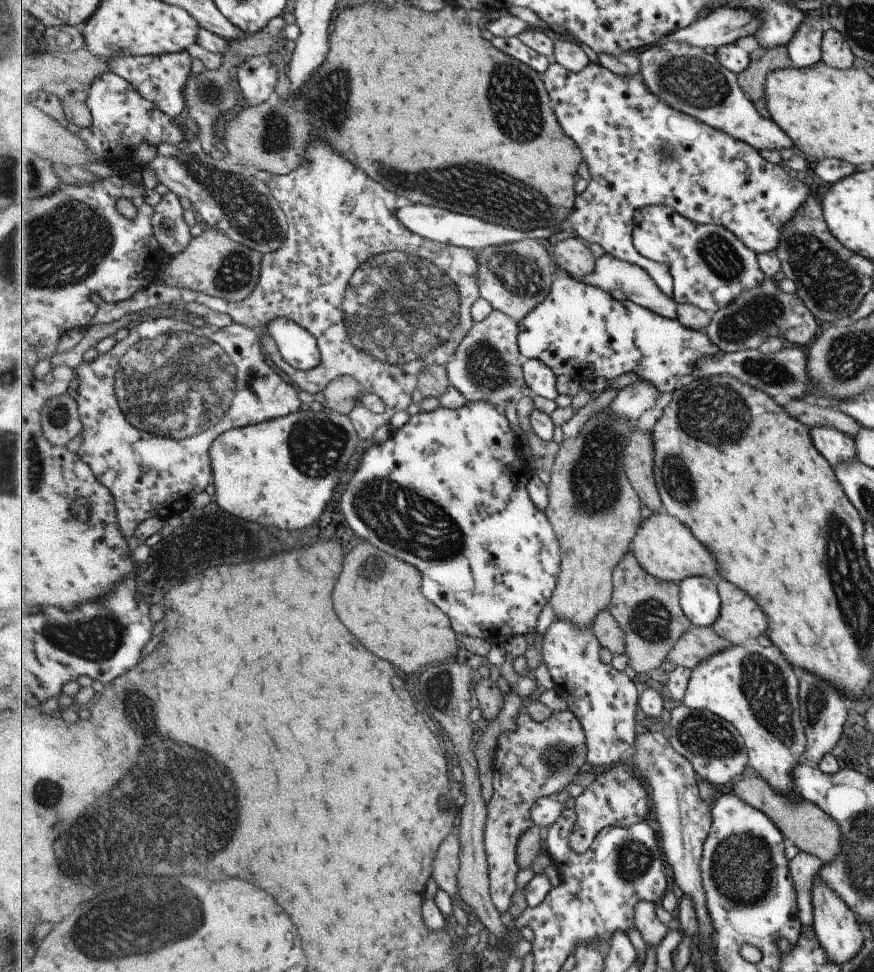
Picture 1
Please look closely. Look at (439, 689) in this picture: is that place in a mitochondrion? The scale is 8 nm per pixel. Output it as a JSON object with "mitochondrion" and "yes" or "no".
{"mitochondrion":"yes"}

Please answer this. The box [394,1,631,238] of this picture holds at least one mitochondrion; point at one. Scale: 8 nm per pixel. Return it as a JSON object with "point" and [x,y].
{"point":[514,102]}

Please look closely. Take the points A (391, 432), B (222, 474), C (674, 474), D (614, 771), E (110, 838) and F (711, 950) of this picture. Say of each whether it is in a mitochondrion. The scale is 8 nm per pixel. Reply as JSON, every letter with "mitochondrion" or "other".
{"A":"other","B":"other","C":"mitochondrion","D":"other","E":"mitochondrion","F":"other"}

